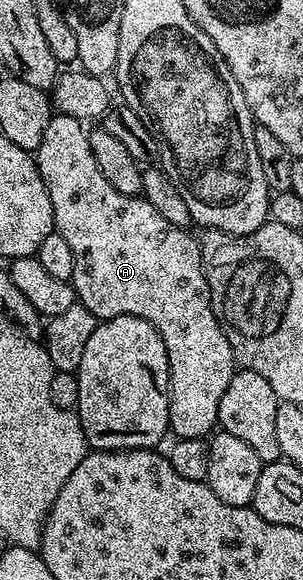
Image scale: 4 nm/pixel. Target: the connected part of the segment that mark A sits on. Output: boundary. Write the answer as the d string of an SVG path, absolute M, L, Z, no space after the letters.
M54 113L43 141L35 152L37 168L51 197L53 225L75 253L75 273L71 280L74 296L98 321L120 315L143 317L163 337L169 362L169 429L177 439L205 439L218 426L217 414L223 392L235 373L233 347L226 329L213 312L208 282L205 280L201 245L184 227L171 225L141 195L119 193L111 181L99 173L95 153L91 153L89 131L82 120Z

